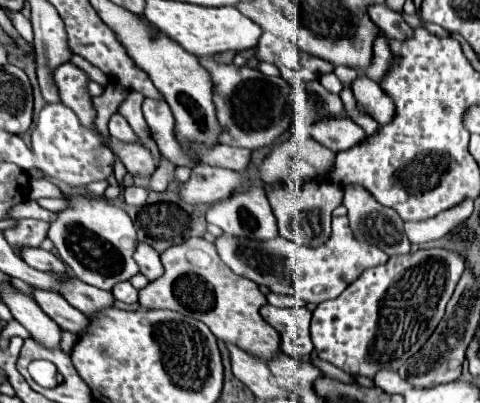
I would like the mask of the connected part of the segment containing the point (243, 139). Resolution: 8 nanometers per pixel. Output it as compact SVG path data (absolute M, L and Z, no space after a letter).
M200 58L200 62L208 68L214 82L214 104L222 126L220 144L256 150L270 146L282 132L292 126L292 88L284 78L272 78L248 66L238 68L234 64L218 64L212 58Z

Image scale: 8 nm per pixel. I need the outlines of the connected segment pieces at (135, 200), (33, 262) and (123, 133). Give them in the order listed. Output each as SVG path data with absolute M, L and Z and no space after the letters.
M128 186L124 196L126 196L126 204L142 204L148 198L148 190L140 186Z
M24 248L20 252L22 260L30 264L32 268L40 272L54 272L54 274L66 274L66 266L60 258L56 258L52 252L46 252L42 248Z
M114 112L114 114L110 116L108 130L109 133L112 134L114 138L118 138L118 140L124 140L124 142L138 142L138 138L136 138L136 134L132 132L128 120L126 120L120 112Z

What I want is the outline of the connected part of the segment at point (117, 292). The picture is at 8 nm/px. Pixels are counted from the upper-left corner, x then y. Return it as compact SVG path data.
M128 280L118 282L118 284L114 286L112 294L114 294L116 300L126 302L126 304L136 304L136 302L138 302L138 290L136 290Z

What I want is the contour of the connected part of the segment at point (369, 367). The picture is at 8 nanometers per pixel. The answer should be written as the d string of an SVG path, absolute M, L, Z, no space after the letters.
M428 248L390 256L386 264L364 270L338 298L316 306L310 322L314 354L352 376L374 378L380 370L398 370L432 336L464 266L464 254Z

